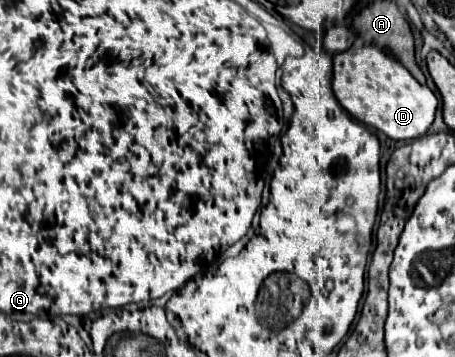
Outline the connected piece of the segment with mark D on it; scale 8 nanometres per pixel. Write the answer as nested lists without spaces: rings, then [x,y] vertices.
[[[355,44],[351,50],[333,56],[332,90],[355,120],[373,126],[393,140],[413,140],[426,134],[437,110],[437,98],[427,86],[421,86],[401,62],[367,44]]]

